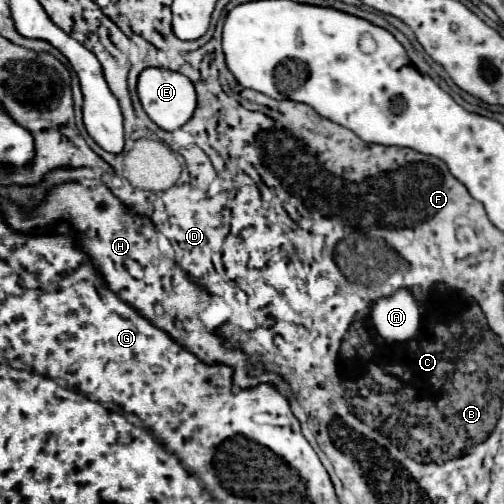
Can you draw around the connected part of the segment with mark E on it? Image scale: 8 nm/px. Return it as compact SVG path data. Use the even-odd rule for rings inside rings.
M146 68L138 76L138 98L140 98L144 112L162 130L178 130L180 126L184 126L192 118L192 114L196 110L194 84L184 74L164 70L164 68Z

